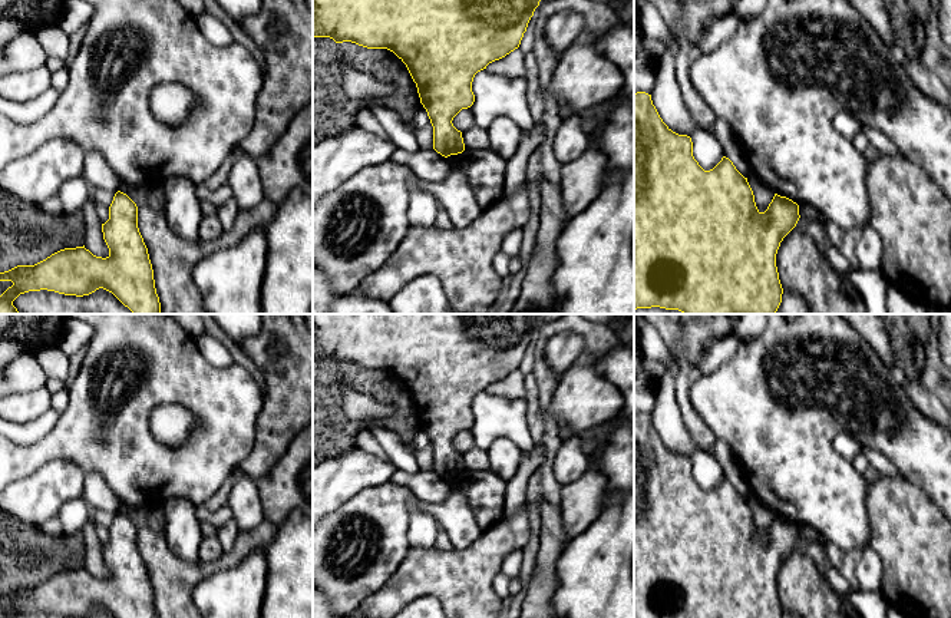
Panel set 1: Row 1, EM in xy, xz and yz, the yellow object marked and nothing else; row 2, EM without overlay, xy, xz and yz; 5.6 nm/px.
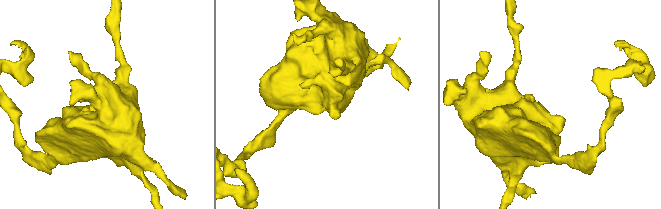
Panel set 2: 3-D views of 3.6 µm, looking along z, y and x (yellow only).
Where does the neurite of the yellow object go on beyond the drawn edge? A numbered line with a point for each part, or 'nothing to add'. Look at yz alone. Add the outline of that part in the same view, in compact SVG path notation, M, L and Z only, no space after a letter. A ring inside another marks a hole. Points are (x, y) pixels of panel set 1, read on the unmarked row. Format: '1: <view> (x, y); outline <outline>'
nothing to add

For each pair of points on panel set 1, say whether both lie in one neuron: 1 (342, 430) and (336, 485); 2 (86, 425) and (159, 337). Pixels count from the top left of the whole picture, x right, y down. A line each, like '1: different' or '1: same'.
1: different
2: same

